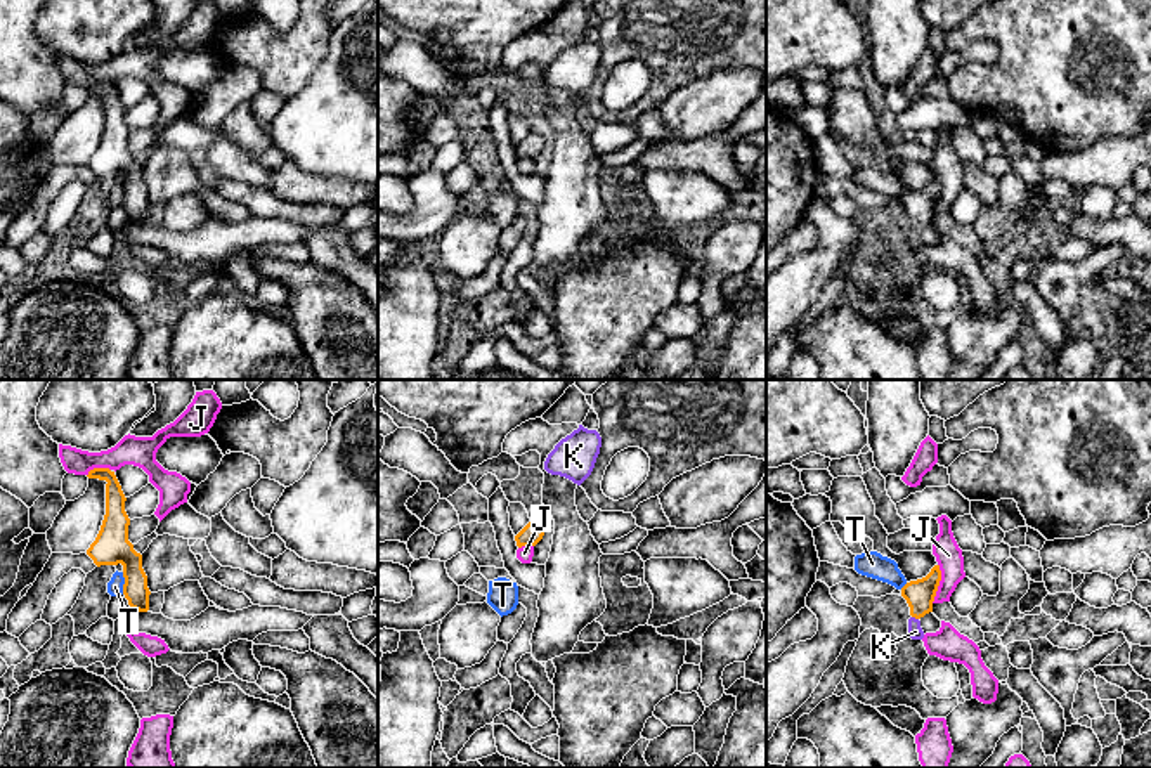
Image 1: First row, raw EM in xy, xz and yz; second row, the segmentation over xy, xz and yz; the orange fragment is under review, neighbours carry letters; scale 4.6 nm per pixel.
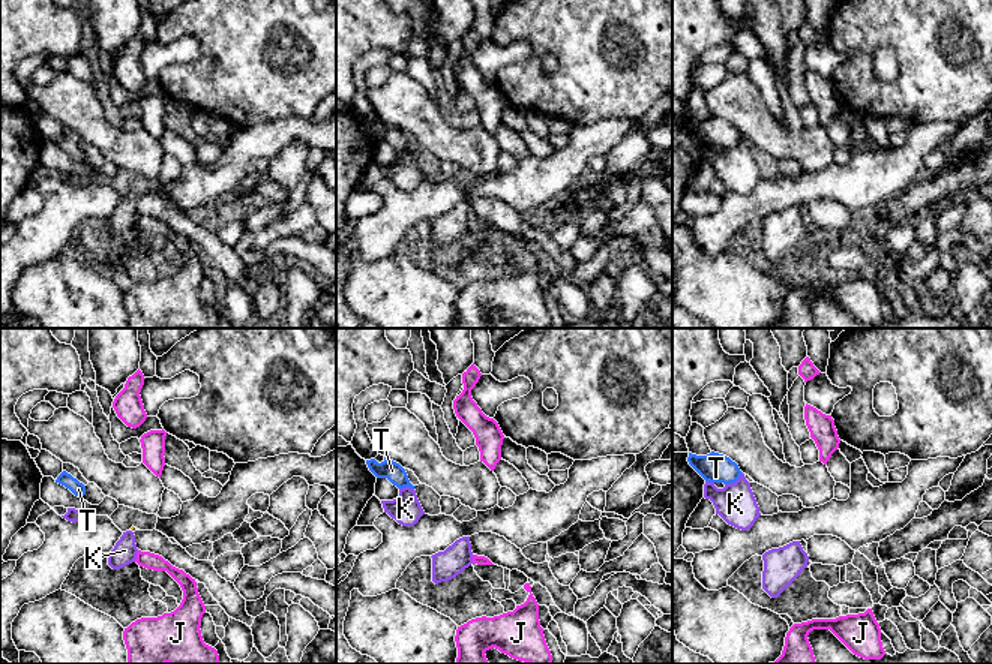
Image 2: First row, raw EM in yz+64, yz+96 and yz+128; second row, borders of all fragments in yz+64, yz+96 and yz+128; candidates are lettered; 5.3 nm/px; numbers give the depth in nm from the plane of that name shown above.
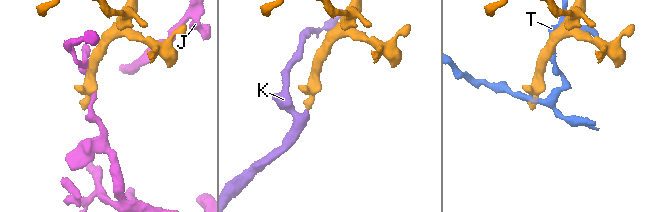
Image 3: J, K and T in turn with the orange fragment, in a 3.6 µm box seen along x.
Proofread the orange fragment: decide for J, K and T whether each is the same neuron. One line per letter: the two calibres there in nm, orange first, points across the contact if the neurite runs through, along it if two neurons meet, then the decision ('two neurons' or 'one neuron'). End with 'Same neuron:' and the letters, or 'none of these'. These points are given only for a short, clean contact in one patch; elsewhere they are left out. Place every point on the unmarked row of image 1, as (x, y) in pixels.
J: 140 nm thick on the orange side, 120 nm on the other; two neurons
K: 140 nm thick on the orange side, 70 nm on the other; runs through yz (919, 207), (916, 229), (916, 243); one neuron
T: 170 nm thick on the orange side, 80 nm on the other; two neurons
Same neuron: K

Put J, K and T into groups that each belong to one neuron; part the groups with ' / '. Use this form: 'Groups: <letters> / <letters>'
Groups: J / K / T

